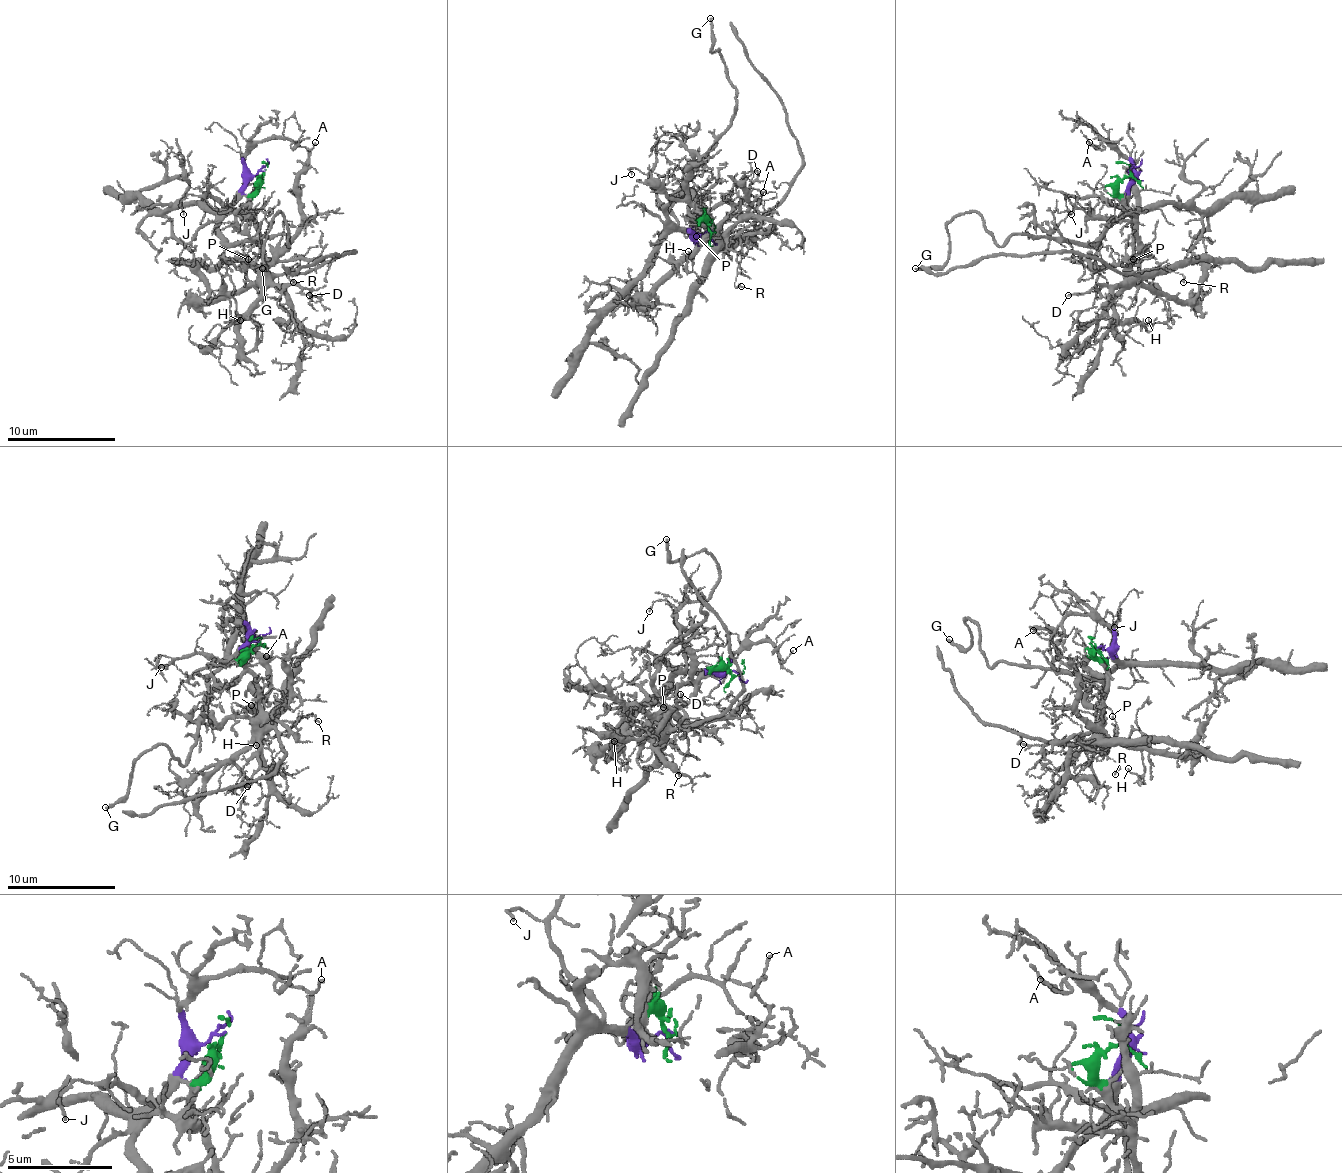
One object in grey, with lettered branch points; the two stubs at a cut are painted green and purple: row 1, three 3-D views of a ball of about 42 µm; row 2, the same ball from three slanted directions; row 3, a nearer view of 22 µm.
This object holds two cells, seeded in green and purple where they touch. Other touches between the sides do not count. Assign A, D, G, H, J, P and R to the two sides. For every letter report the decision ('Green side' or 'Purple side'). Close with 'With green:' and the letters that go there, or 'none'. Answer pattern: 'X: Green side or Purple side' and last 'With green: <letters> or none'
A: Purple side
D: Green side
G: Purple side
H: Green side
J: Purple side
P: Green side
R: Green side
With green: D, H, P, R

